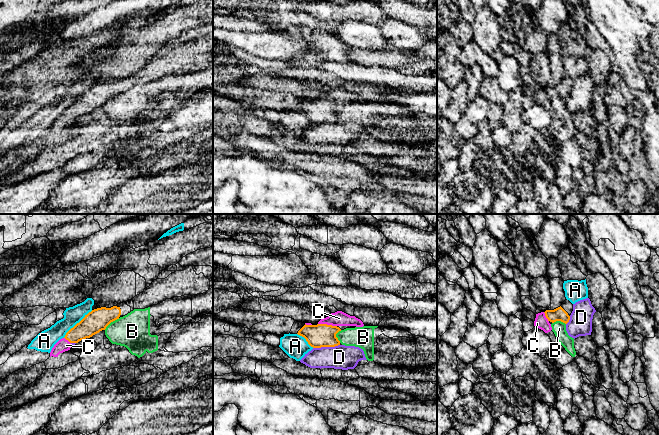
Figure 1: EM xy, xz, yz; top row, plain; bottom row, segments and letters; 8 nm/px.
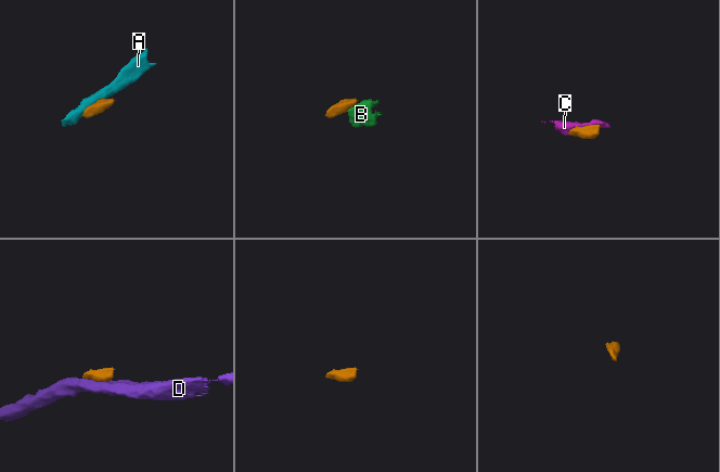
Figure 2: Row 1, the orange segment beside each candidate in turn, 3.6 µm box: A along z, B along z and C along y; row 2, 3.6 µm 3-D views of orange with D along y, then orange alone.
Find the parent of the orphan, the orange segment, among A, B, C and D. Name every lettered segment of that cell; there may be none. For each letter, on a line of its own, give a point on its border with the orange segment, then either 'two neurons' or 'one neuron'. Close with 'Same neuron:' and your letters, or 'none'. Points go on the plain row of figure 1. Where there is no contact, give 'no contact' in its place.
A: contact xy (77, 99); two neurons
B: contact xy (111, 97); two neurons
C: contact xz (326, 100); one neuron
D: contact xz (326, 122); two neurons
Same neuron: C

